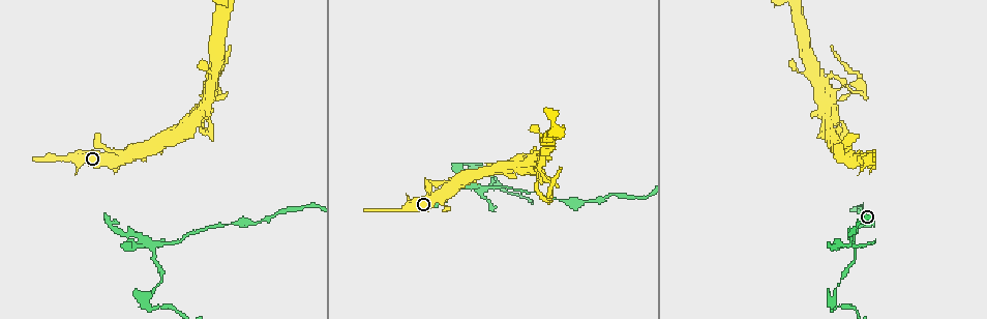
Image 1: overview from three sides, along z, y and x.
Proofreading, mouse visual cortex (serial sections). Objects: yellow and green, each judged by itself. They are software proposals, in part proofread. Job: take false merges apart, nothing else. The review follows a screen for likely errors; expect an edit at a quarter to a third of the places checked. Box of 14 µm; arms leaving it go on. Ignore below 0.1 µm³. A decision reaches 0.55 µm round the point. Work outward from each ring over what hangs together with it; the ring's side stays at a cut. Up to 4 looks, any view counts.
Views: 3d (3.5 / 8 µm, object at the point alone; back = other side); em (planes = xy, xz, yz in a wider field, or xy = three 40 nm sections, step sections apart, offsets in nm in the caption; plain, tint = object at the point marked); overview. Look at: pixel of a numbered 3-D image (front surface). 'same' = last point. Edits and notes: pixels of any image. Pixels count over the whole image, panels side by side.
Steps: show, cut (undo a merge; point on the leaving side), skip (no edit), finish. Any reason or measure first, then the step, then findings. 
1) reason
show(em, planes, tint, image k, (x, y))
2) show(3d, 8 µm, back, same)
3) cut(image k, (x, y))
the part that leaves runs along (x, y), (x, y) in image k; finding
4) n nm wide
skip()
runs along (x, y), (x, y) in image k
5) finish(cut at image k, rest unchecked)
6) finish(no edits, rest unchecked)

four-way junction
show(3d, 3.5 µm, image 1, (480, 187))

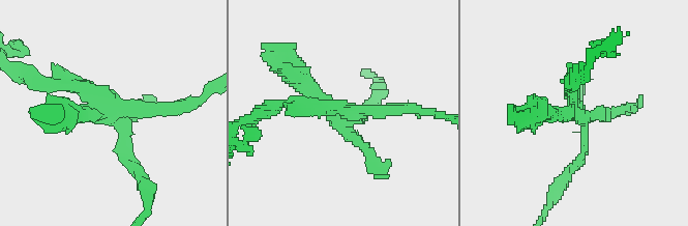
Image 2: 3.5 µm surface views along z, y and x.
need the tissue
show(em, planes, tint, image 2, (576, 108))

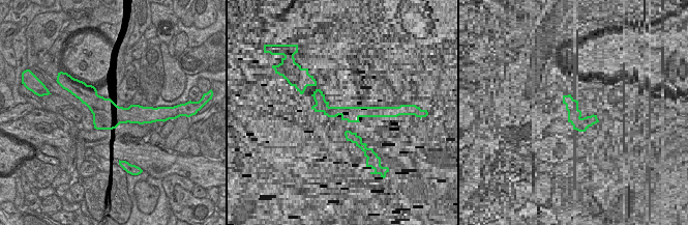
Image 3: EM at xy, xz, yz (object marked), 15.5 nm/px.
cut(image 2, (280, 71))
a second cell is stuck on

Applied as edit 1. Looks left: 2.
abrupt turn
show(3d, 3.5 µm, back, image 1, (120, 153))

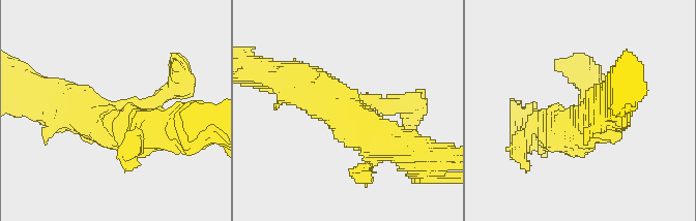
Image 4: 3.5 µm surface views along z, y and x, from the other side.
show(em, xy, step 3, tint, image 4, (349, 101))

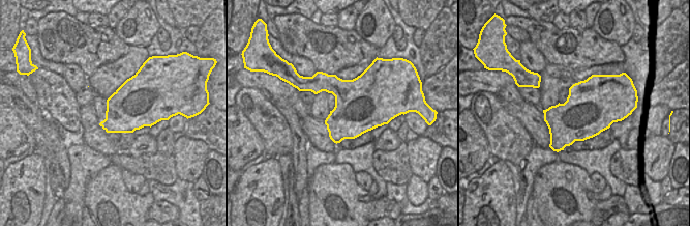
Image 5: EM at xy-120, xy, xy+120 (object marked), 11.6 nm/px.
skip()
runs along (394, 144), (282, 77) in image 4; all the same cell

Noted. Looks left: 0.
finish(cut at image 2, rest unchecked)

